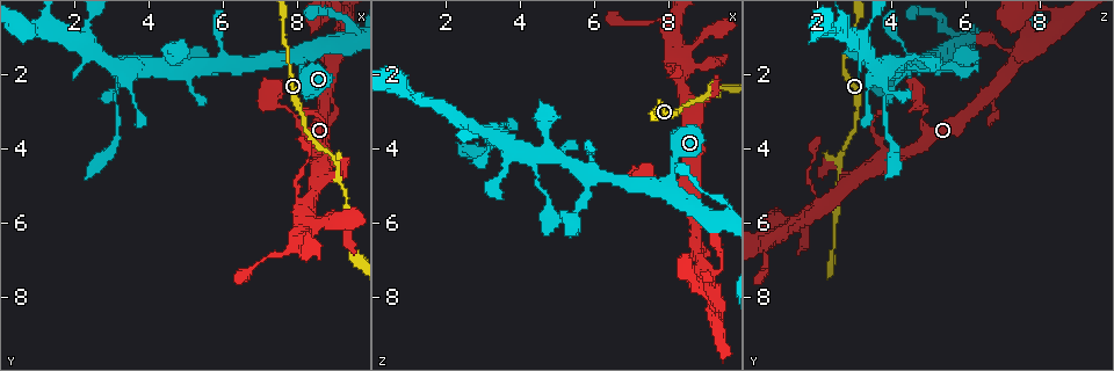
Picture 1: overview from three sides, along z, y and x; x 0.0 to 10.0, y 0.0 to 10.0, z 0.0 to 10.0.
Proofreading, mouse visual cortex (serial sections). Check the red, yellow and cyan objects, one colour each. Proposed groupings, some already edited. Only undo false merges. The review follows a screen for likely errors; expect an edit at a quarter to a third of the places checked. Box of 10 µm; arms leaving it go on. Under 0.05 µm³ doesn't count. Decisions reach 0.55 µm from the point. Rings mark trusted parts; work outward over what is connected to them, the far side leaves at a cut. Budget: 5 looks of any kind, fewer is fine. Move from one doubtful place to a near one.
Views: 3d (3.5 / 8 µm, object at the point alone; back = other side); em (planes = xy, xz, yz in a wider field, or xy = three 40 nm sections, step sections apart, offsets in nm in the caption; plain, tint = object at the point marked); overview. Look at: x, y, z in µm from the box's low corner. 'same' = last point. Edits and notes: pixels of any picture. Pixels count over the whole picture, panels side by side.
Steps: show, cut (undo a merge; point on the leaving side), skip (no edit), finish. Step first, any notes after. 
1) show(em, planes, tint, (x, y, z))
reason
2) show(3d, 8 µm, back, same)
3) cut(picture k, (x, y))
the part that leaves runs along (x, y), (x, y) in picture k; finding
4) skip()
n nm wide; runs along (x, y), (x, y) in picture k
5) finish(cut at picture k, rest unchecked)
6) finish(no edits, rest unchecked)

show(3d, 8 µm, (8.10, 1.75, 4.80))
arms part here

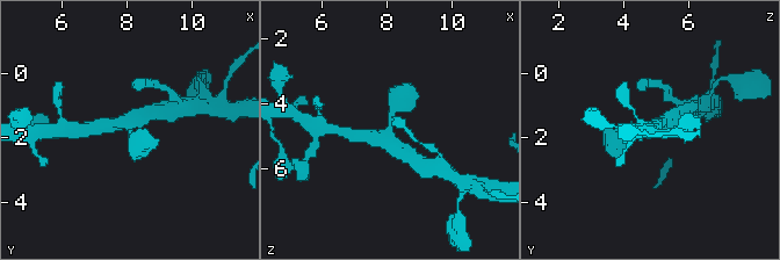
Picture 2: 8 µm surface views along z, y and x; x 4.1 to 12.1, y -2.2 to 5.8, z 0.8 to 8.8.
show(3d, 3.5 µm, same)

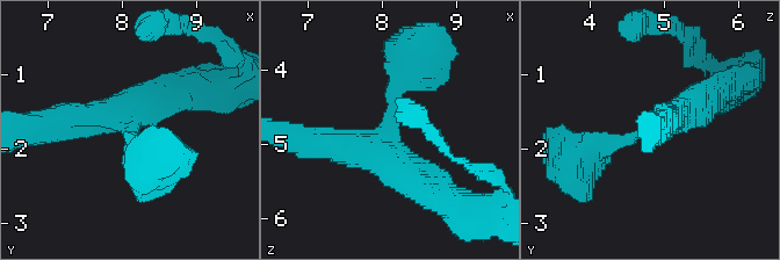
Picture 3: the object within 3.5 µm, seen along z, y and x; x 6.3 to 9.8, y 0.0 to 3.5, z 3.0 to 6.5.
show(em, xy, step 1, tint, (8.05, 1.65, 4.75))
3 arms; arms of 350, 400, 450 nm; now the EM

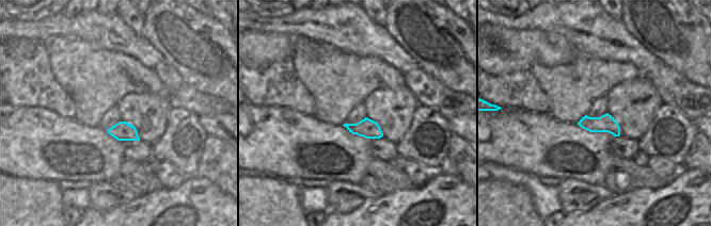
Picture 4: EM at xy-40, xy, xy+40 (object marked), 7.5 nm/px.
skip()
runs along (417, 65), (378, 137), (317, 143) in picture 3; continuous, no second cell

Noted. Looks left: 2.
show(em, xy, step 1, tint, (5.35, 1.70, 5.95))
sharp bend

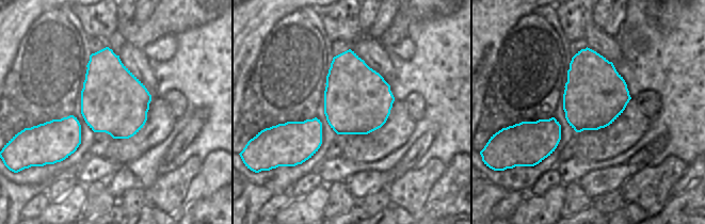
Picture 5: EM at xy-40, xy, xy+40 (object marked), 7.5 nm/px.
show(3d, 3.5 µm, same)

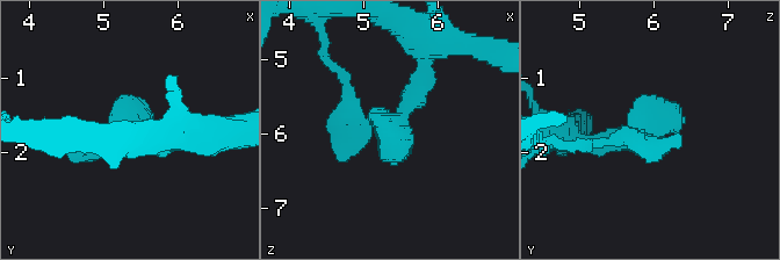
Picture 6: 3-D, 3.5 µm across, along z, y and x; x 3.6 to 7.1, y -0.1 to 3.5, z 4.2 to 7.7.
skip()
all the same cell

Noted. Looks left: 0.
finish(no edits, rest unchecked)

